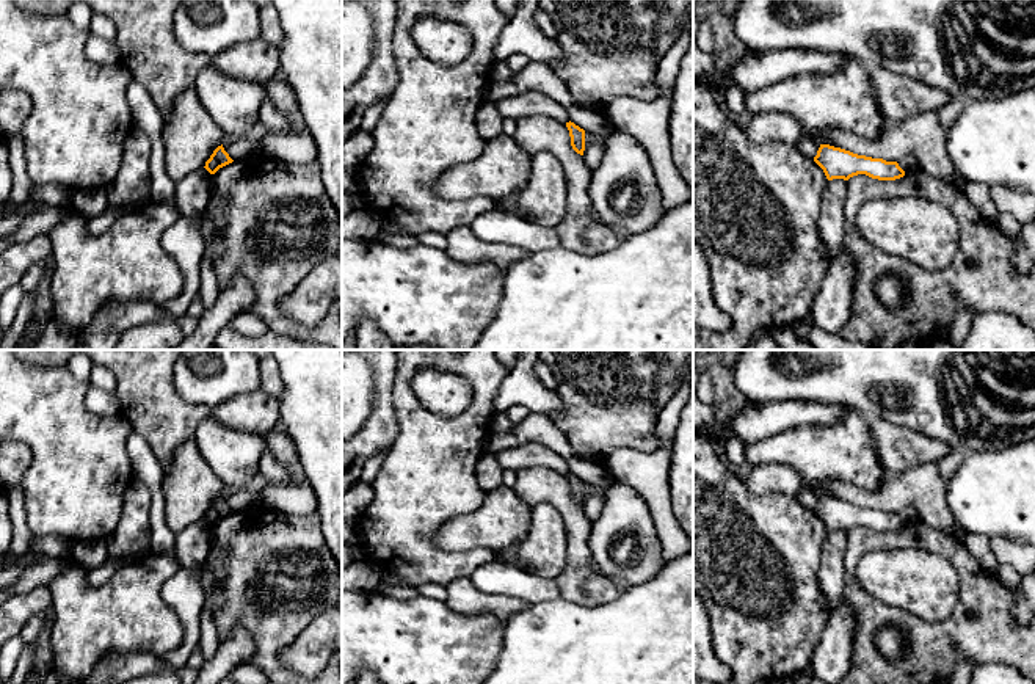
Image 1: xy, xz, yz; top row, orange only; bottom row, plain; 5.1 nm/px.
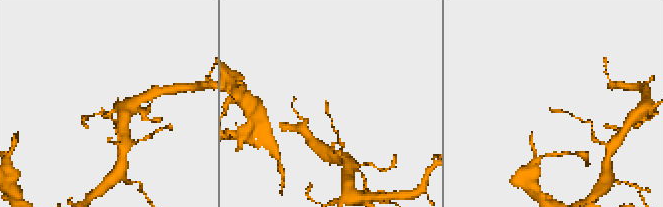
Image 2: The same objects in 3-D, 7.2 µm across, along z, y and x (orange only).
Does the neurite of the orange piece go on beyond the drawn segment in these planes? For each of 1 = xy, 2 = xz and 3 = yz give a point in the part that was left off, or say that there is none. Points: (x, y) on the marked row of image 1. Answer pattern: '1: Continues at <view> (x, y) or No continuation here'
1: No continuation here
2: No continuation here
3: No continuation here

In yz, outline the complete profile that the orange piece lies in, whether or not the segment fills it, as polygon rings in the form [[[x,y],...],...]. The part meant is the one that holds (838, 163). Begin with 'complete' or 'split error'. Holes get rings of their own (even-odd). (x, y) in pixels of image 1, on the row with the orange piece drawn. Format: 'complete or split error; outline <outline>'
complete; outline [[[820,144],[814,162],[823,169],[828,180],[848,180],[858,174],[878,180],[895,180],[905,176],[897,162],[858,155],[830,144]]]

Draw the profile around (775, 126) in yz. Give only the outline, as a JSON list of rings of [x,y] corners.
[[[779,111],[746,116],[745,126],[746,138],[753,143],[783,141],[792,146],[804,138],[803,127]]]

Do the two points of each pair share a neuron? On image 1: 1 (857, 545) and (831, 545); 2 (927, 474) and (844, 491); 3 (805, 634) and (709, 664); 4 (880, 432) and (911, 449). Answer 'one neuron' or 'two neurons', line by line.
1: two neurons
2: one neuron
3: two neurons
4: one neuron

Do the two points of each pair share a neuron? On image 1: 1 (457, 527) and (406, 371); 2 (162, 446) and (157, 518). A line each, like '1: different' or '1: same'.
1: different
2: different

